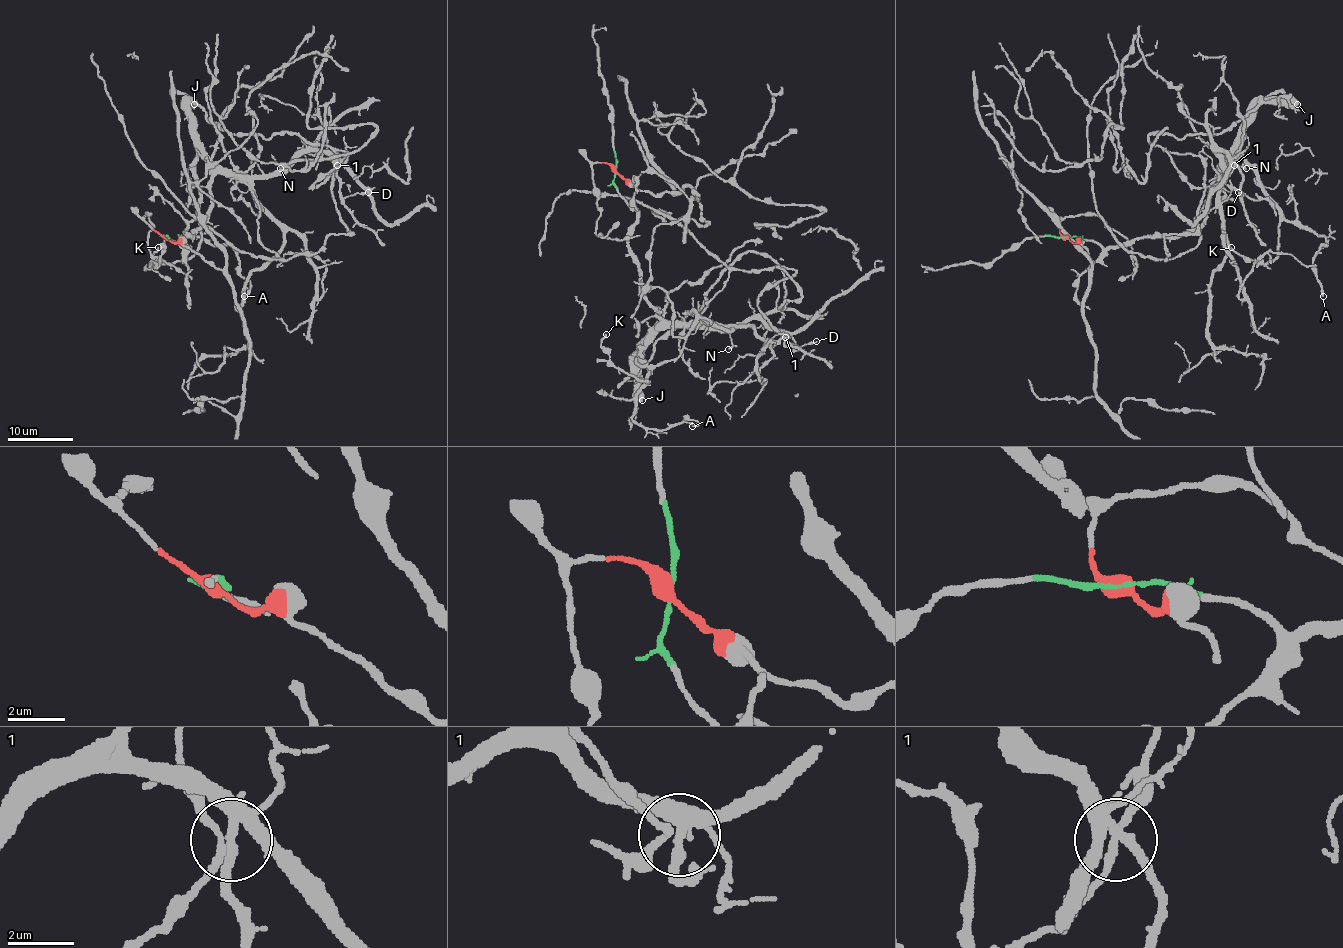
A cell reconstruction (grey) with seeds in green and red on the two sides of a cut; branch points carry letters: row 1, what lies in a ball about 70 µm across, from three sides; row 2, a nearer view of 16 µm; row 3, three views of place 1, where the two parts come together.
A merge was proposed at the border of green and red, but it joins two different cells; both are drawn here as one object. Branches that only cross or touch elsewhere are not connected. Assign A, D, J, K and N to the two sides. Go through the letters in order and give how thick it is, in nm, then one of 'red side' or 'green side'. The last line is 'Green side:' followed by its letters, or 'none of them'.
A: 260 nm | green side
D: 200 nm | green side
J: 650 nm | green side
K: 160 nm | green side
N: 120 nm | green side
Green side: A, D, J, K, N

